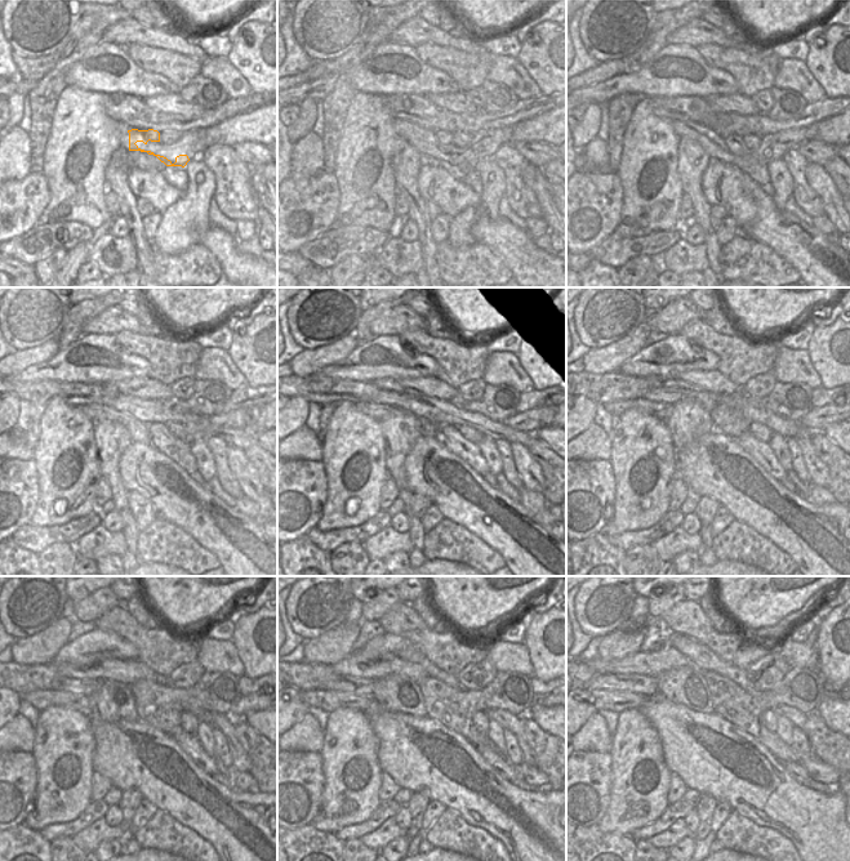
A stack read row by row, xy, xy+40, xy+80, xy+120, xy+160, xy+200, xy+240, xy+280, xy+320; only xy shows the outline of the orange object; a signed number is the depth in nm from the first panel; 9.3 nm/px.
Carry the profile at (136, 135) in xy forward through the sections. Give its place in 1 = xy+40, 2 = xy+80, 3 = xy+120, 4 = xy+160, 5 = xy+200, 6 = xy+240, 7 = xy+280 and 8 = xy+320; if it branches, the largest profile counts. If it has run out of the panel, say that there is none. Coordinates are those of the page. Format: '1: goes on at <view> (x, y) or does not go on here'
1: goes on at xy+40 (452, 163)
2: goes on at xy+80 (738, 155)
3: goes on at xy+120 (177, 450)
4: goes on at xy+160 (468, 451)
5: goes on at xy+200 (760, 451)
6: goes on at xy+240 (190, 744)
7: goes on at xy+280 (494, 758)
8: goes on at xy+320 (796, 771)

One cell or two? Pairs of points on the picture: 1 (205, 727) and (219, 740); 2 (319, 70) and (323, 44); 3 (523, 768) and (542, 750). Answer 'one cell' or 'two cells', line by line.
1: two cells
2: two cells
3: two cells

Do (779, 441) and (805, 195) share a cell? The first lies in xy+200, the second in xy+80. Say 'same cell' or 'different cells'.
different cells

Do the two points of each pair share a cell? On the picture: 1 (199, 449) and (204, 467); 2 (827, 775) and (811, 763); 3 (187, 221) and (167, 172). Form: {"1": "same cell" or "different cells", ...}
{"1": "same cell", "2": "same cell", "3": "different cells"}

